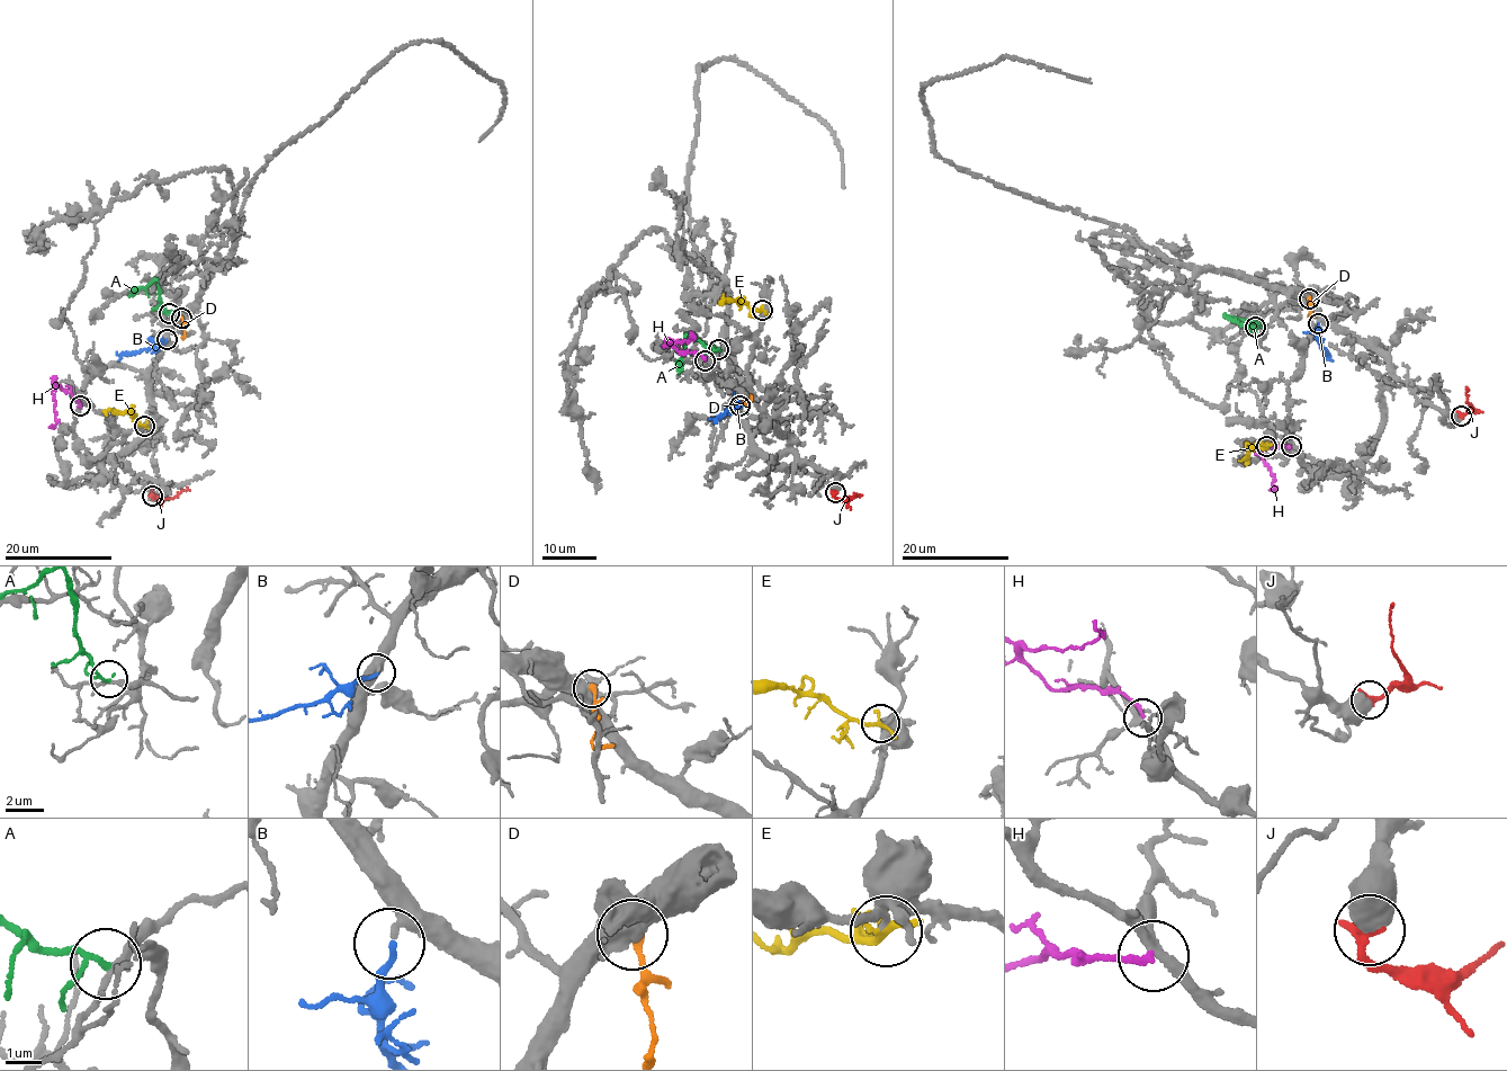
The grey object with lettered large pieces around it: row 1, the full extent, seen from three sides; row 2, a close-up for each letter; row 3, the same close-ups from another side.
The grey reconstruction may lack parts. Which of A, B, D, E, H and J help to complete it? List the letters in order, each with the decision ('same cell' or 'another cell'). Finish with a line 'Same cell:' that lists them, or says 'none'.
A: another cell
B: same cell
D: another cell
E: another cell
H: another cell
J: another cell
Same cell: B

